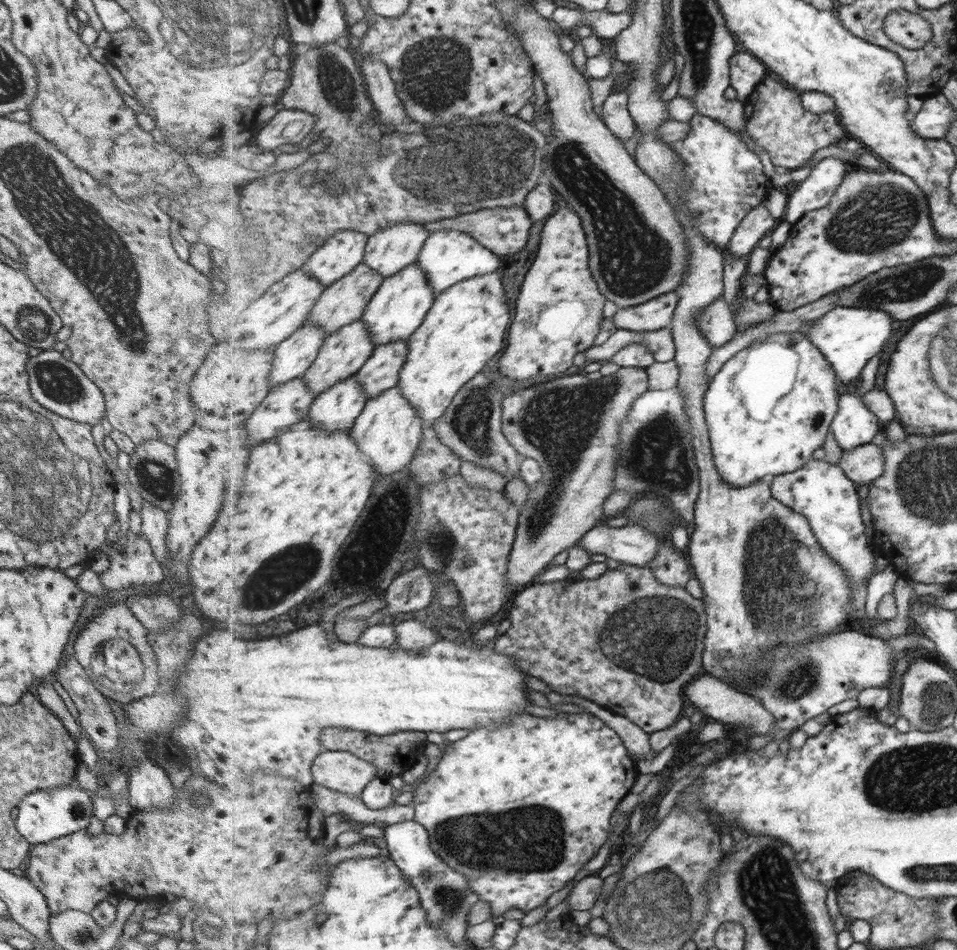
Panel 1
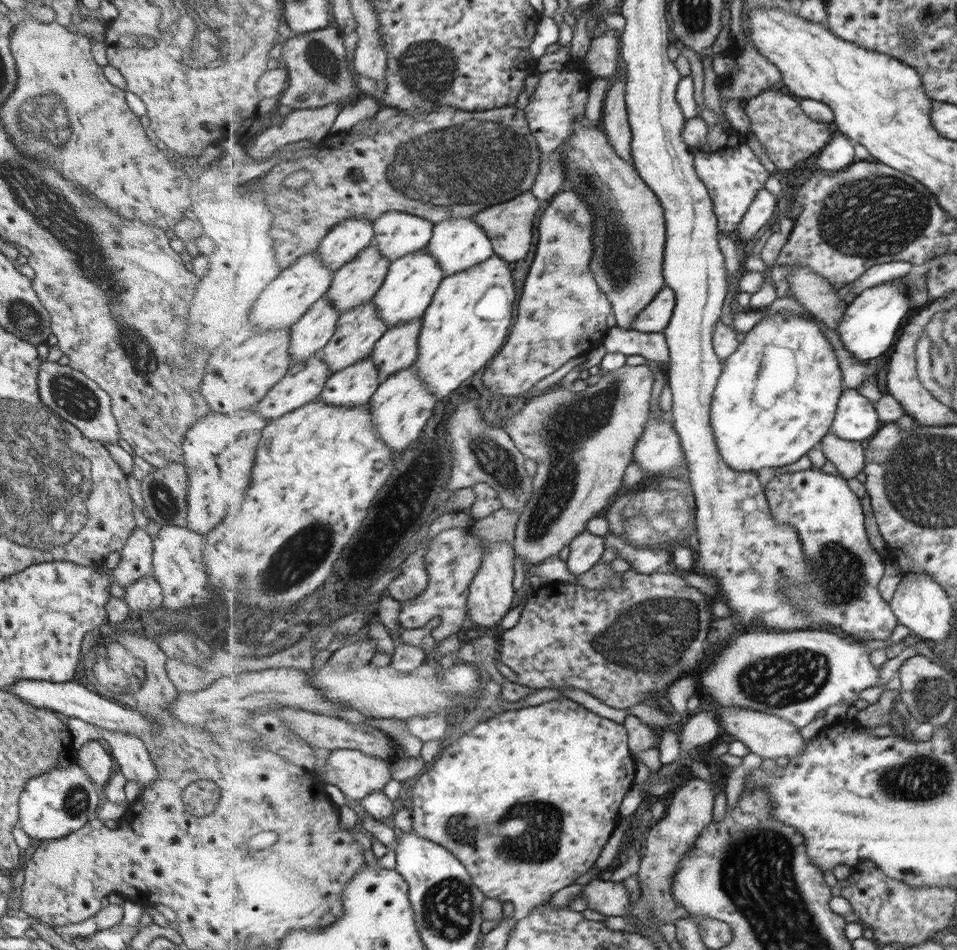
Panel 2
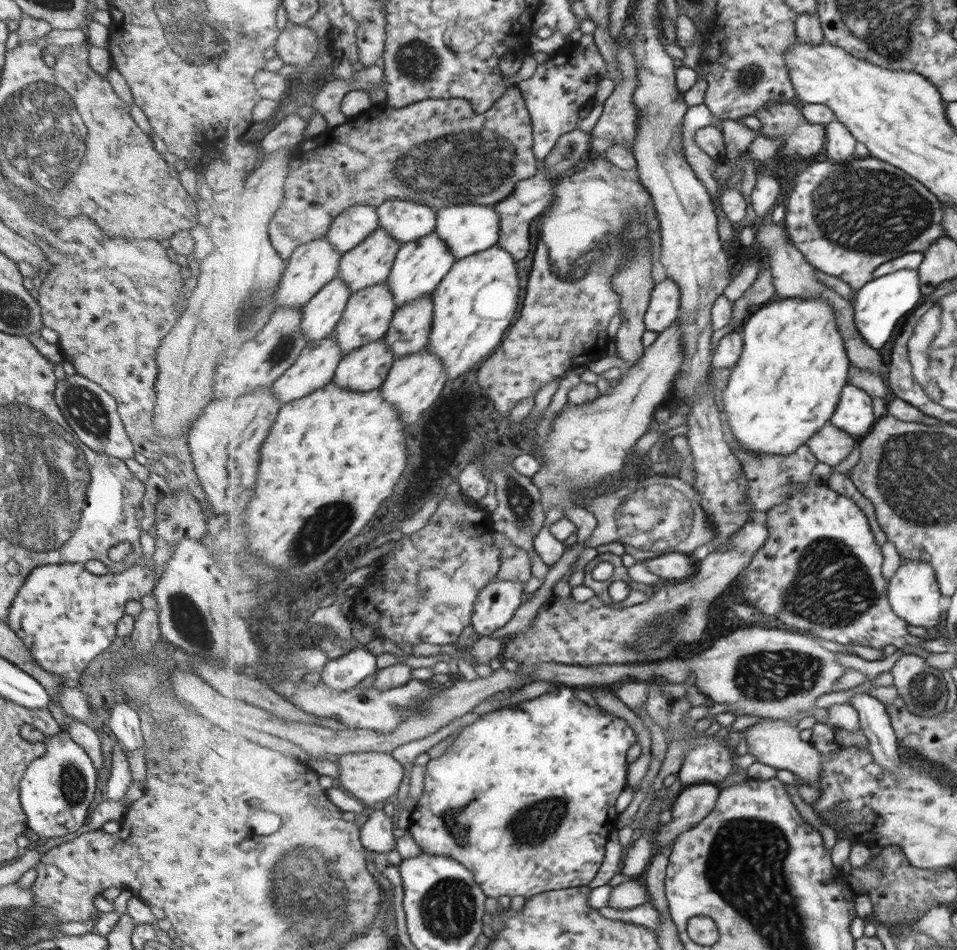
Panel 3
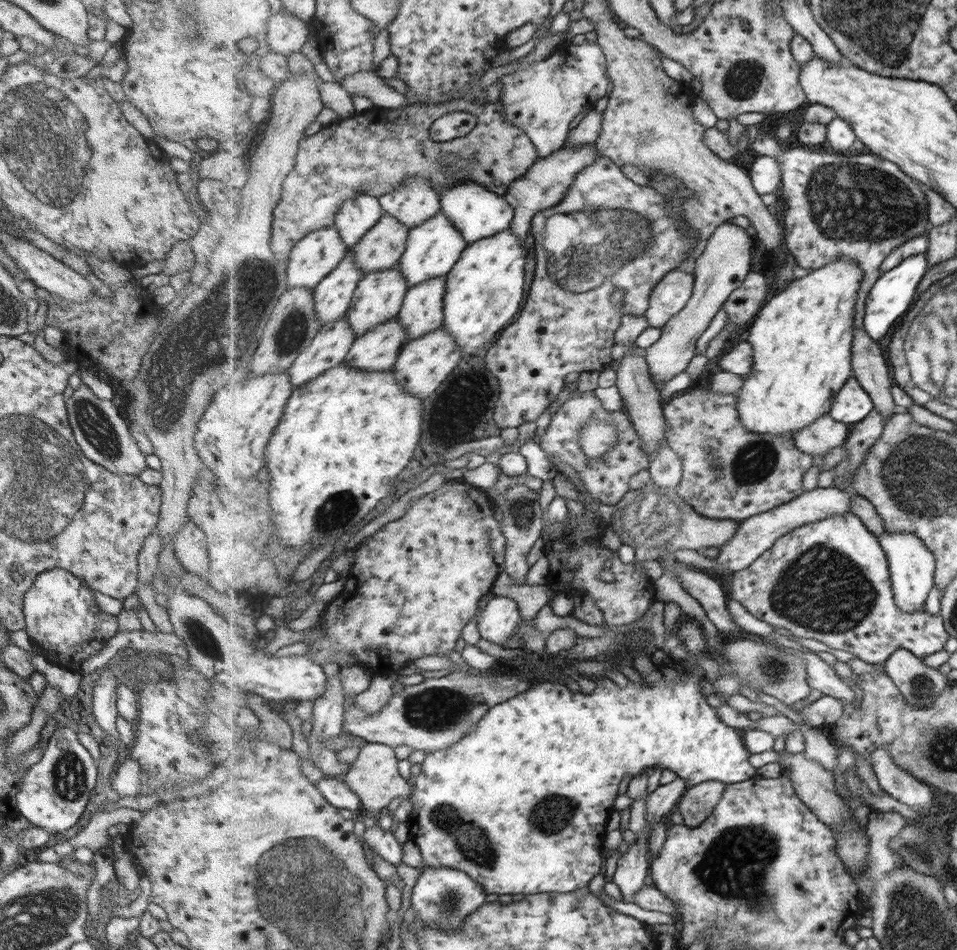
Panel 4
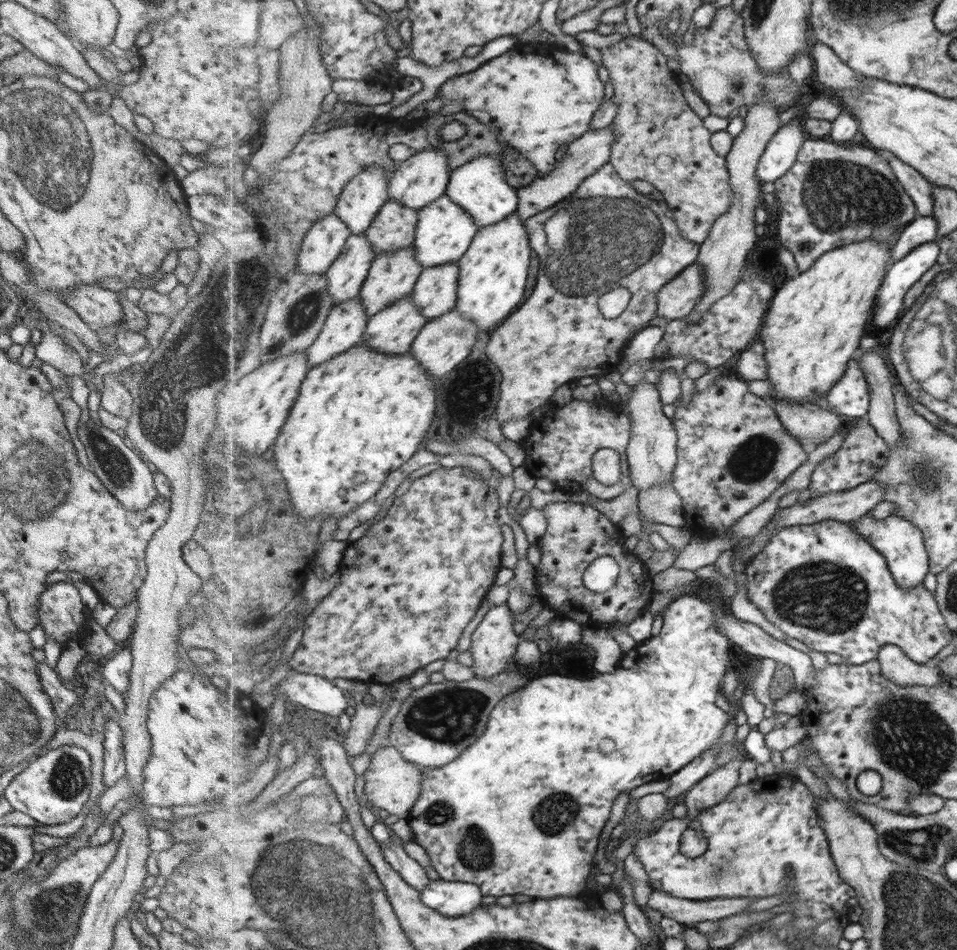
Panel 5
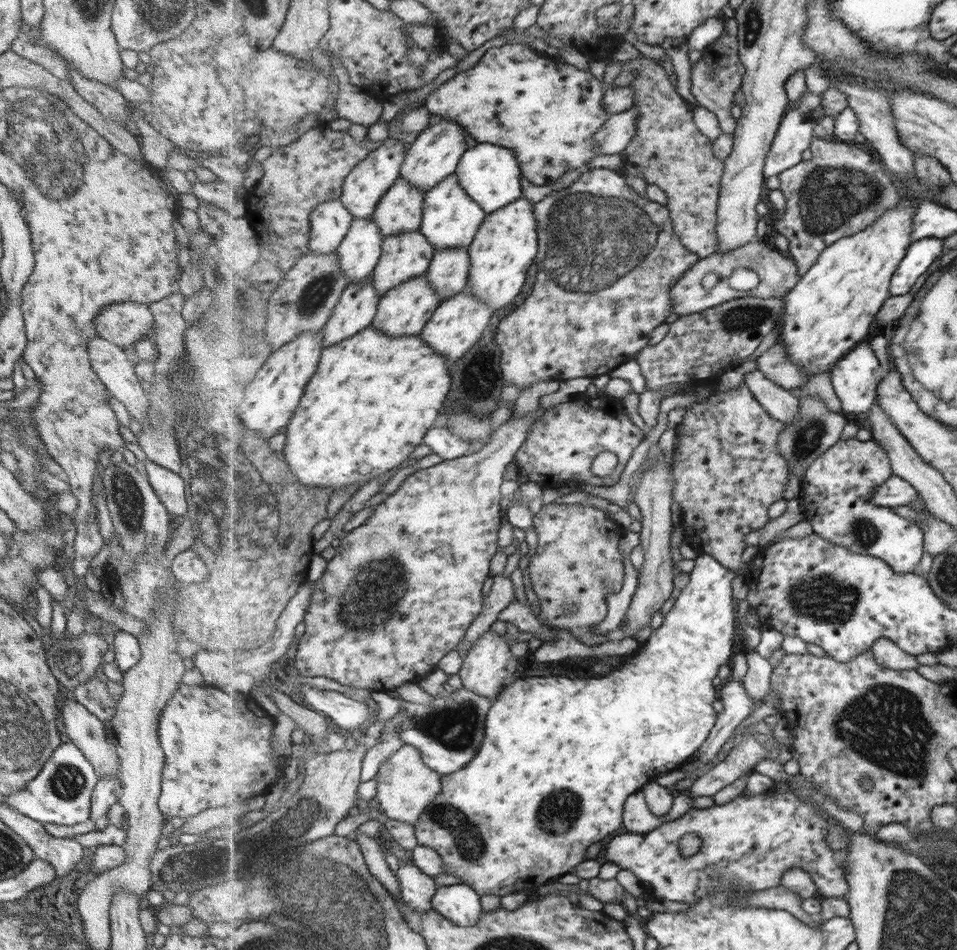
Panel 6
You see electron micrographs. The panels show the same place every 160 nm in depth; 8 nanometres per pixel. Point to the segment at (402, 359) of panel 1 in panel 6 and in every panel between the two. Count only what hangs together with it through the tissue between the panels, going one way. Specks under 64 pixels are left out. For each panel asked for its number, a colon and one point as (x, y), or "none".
2: (398, 349)
3: (410, 331)
4: (423, 312)
5: (435, 293)
6: (449, 273)

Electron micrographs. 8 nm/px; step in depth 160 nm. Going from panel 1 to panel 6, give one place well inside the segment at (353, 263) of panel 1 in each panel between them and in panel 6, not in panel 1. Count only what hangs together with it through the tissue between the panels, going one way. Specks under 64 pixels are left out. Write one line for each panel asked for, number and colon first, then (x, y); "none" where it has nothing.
2: (349, 238)
3: (350, 229)
4: (358, 216)
5: (362, 200)
6: (368, 183)

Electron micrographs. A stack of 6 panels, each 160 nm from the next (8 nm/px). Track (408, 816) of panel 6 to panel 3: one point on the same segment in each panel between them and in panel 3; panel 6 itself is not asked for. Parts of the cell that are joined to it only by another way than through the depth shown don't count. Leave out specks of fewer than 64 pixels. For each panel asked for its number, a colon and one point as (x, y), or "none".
3: (373, 777)
4: (374, 775)
5: (394, 784)

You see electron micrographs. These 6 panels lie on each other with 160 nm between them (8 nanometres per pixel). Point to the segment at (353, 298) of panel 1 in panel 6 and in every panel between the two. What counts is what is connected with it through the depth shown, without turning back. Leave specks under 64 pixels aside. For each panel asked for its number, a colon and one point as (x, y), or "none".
2: (358, 282)
3: (371, 263)
4: (382, 248)
5: (395, 227)
6: (401, 210)

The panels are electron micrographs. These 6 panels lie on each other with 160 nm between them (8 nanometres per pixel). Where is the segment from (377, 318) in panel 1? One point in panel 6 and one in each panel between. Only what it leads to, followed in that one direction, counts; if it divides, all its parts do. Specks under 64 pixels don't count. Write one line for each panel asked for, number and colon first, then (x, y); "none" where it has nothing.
2: (411, 284)
3: (420, 267)
4: (434, 248)
5: (445, 231)
6: (452, 219)

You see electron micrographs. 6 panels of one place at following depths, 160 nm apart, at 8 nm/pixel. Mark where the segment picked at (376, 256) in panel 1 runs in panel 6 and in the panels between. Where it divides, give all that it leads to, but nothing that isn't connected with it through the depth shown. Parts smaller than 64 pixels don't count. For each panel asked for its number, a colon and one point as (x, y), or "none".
2: (397, 234)
3: (407, 221)
4: (415, 202)
5: (424, 177)
6: (435, 155)

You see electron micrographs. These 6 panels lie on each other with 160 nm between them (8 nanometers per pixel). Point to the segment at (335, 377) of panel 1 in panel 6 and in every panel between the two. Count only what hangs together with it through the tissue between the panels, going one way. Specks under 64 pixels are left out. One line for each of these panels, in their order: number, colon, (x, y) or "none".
2: (359, 330)
3: (368, 317)
4: (379, 298)
5: (393, 276)
6: (404, 256)

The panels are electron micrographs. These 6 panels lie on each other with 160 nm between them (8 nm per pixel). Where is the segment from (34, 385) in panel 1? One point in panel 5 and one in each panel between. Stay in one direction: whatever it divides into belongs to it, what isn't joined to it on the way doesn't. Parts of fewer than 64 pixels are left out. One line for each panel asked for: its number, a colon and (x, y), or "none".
2: (67, 392)
3: (91, 412)
4: (99, 429)
5: (123, 472)

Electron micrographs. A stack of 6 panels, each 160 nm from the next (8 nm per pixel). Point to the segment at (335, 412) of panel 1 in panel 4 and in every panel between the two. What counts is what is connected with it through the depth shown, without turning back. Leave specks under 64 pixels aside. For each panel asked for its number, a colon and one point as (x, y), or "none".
2: (353, 386)
3: (366, 368)
4: (378, 350)

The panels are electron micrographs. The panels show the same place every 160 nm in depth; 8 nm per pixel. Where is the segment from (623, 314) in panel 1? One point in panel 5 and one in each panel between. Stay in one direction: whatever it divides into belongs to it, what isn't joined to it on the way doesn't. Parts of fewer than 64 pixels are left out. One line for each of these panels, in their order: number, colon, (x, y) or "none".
2: (657, 316)
3: (665, 307)
4: (670, 297)
5: (679, 298)

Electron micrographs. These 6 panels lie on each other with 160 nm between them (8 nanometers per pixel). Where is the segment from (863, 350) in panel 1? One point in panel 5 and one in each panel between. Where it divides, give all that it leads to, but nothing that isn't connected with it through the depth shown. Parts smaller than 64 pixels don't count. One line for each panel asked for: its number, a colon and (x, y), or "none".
2: (868, 329)
3: (879, 304)
4: (892, 294)
5: (902, 275)

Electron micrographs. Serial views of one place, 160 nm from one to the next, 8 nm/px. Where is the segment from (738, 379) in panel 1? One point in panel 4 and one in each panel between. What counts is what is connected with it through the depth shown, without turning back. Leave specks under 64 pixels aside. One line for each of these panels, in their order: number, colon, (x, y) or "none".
2: (777, 398)
3: (786, 386)
4: (803, 340)

